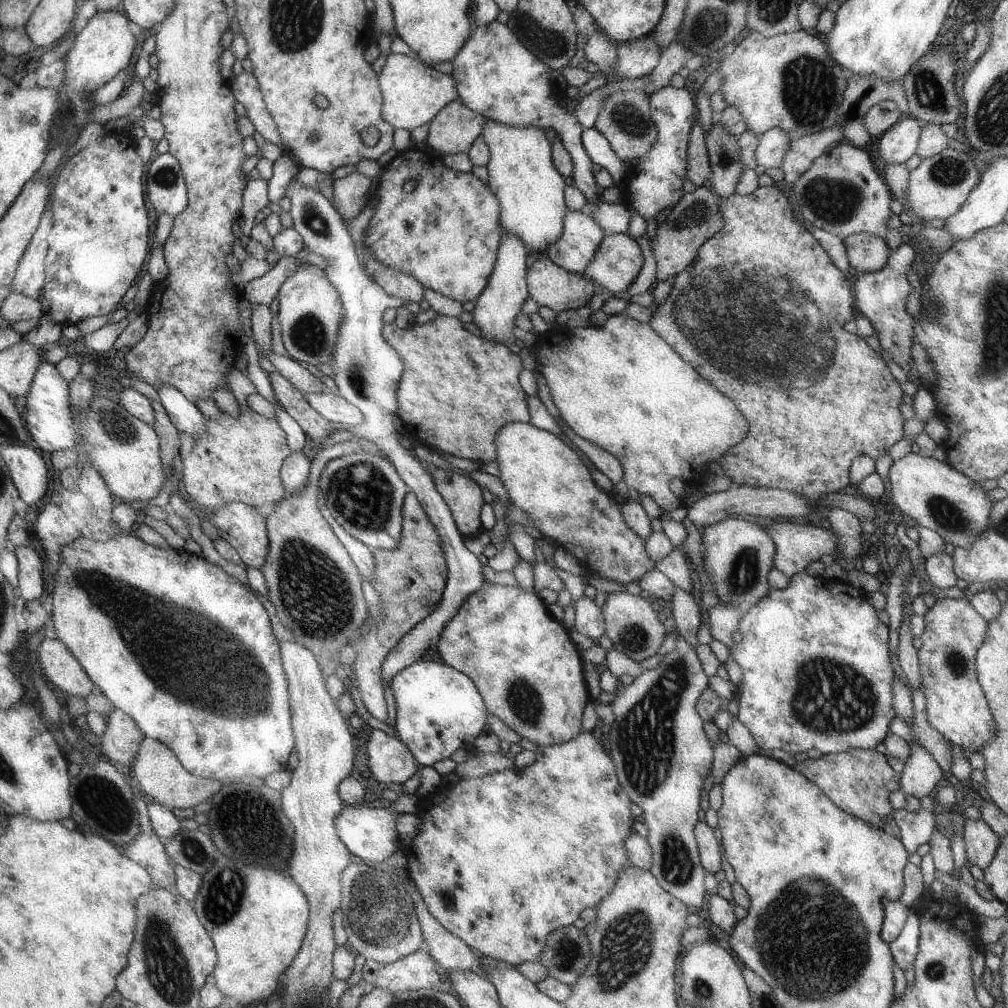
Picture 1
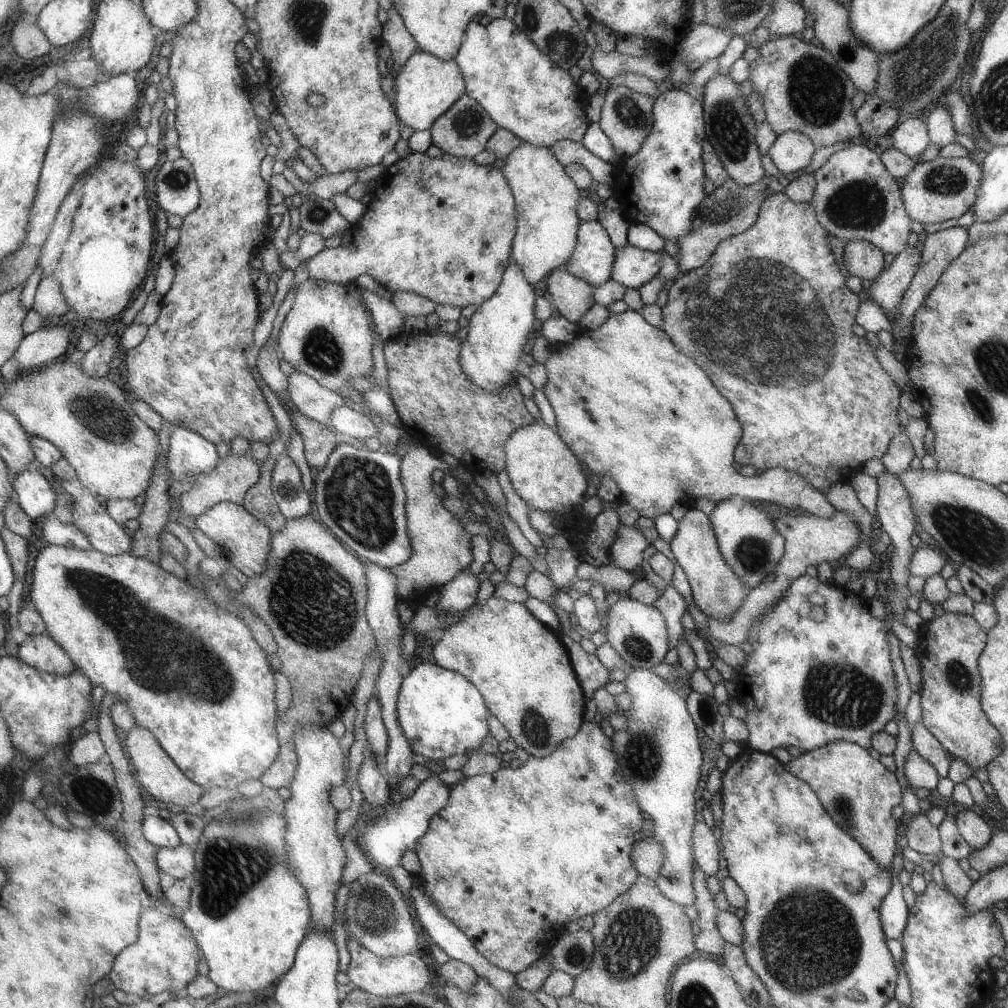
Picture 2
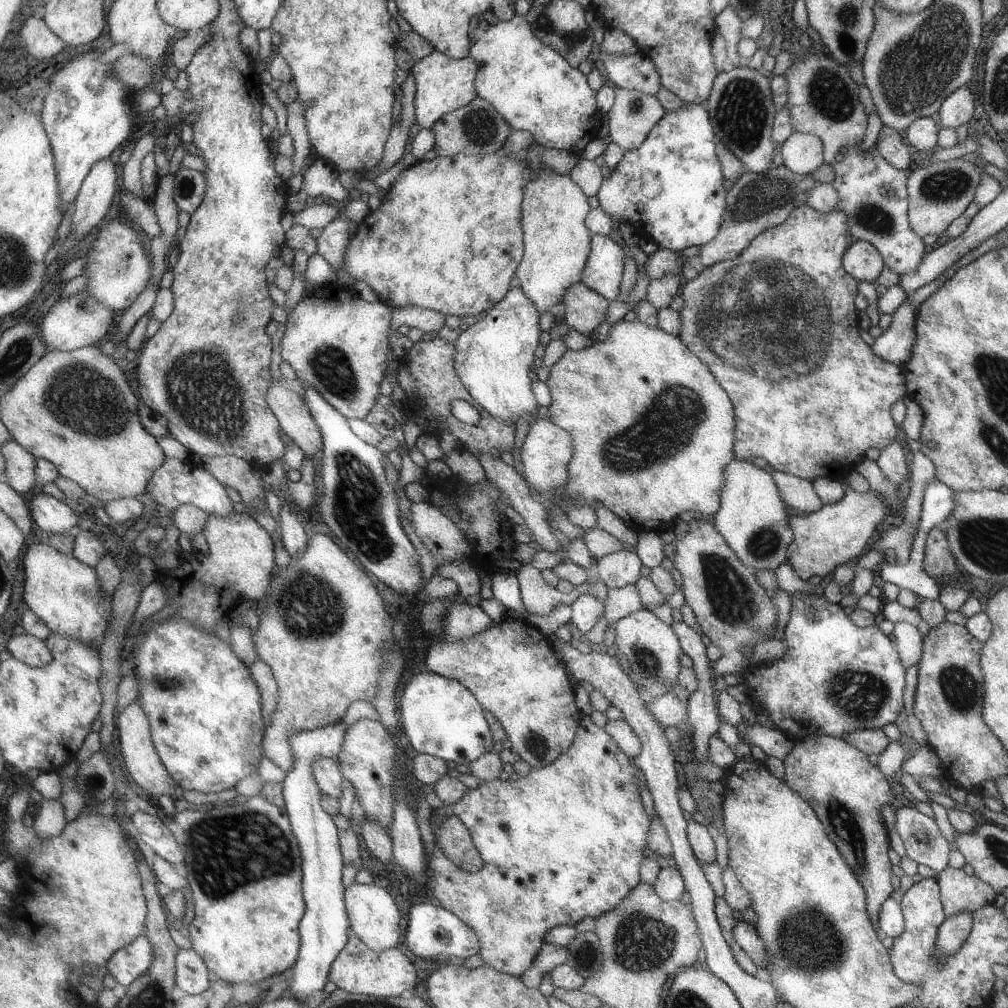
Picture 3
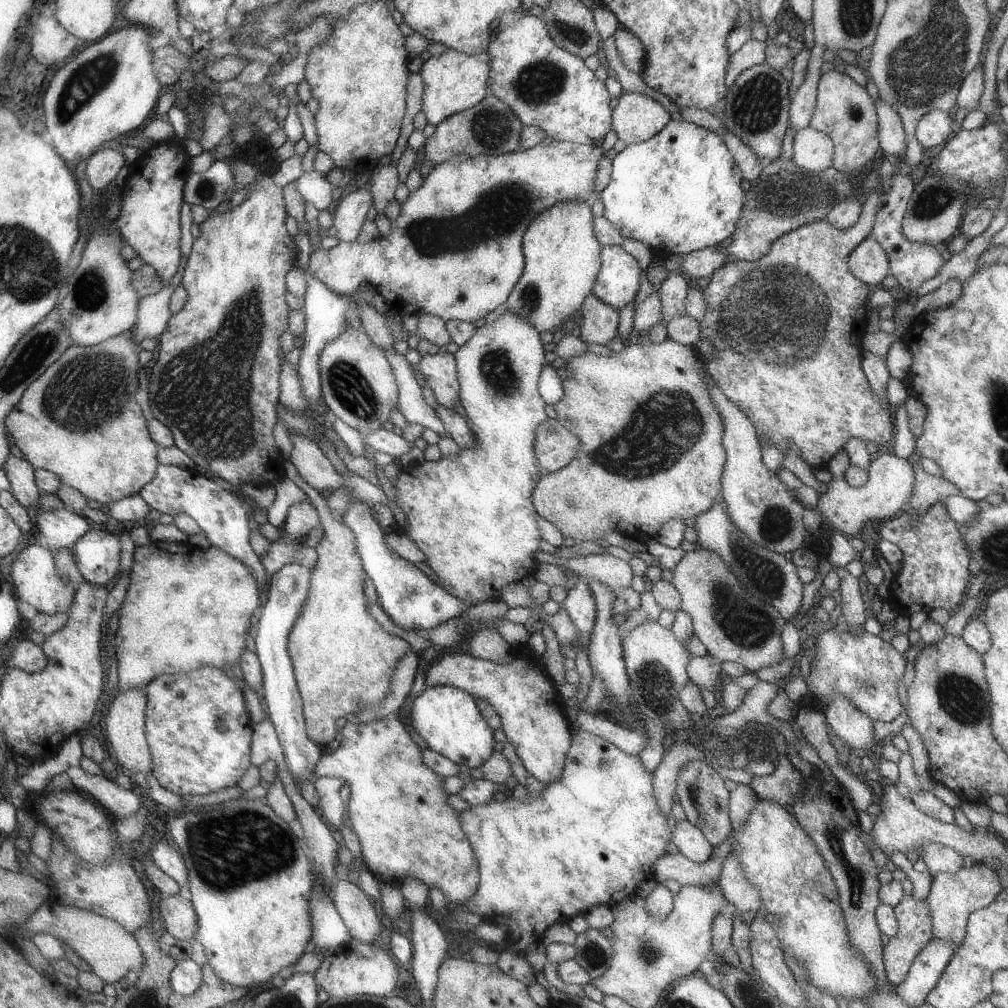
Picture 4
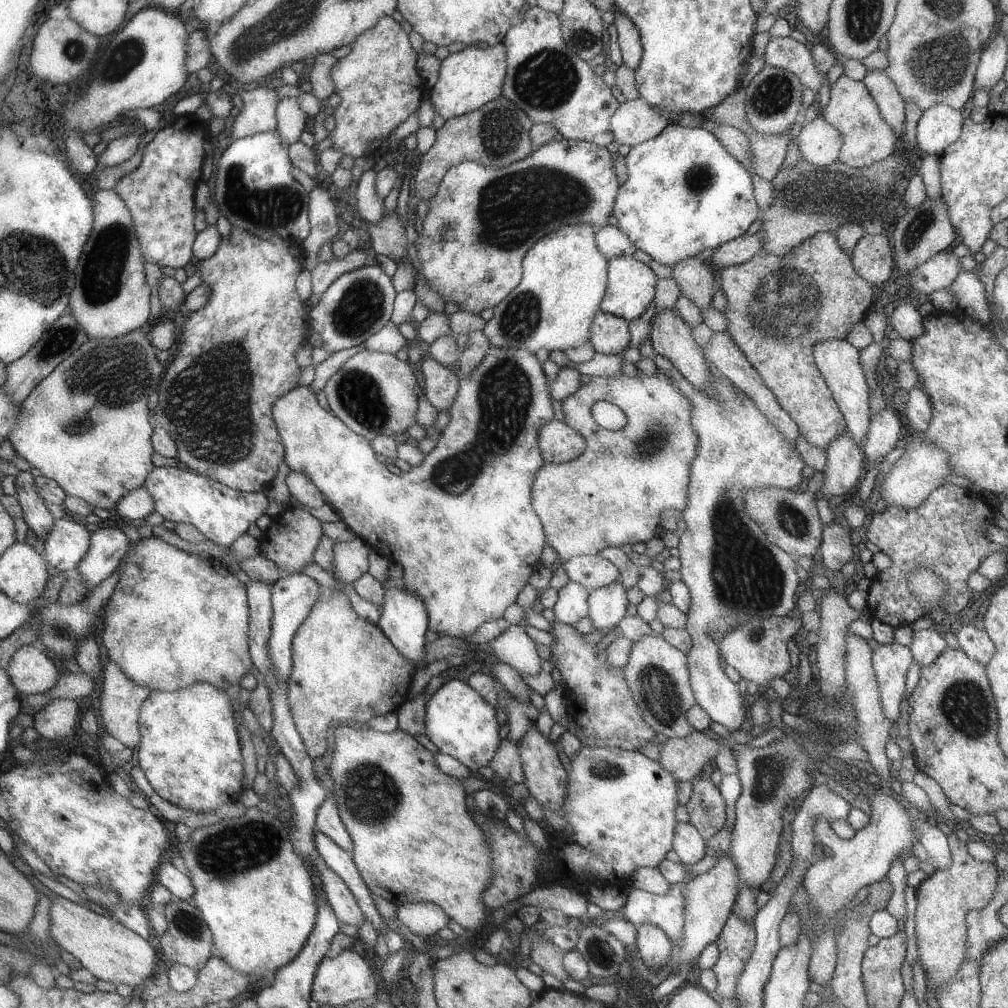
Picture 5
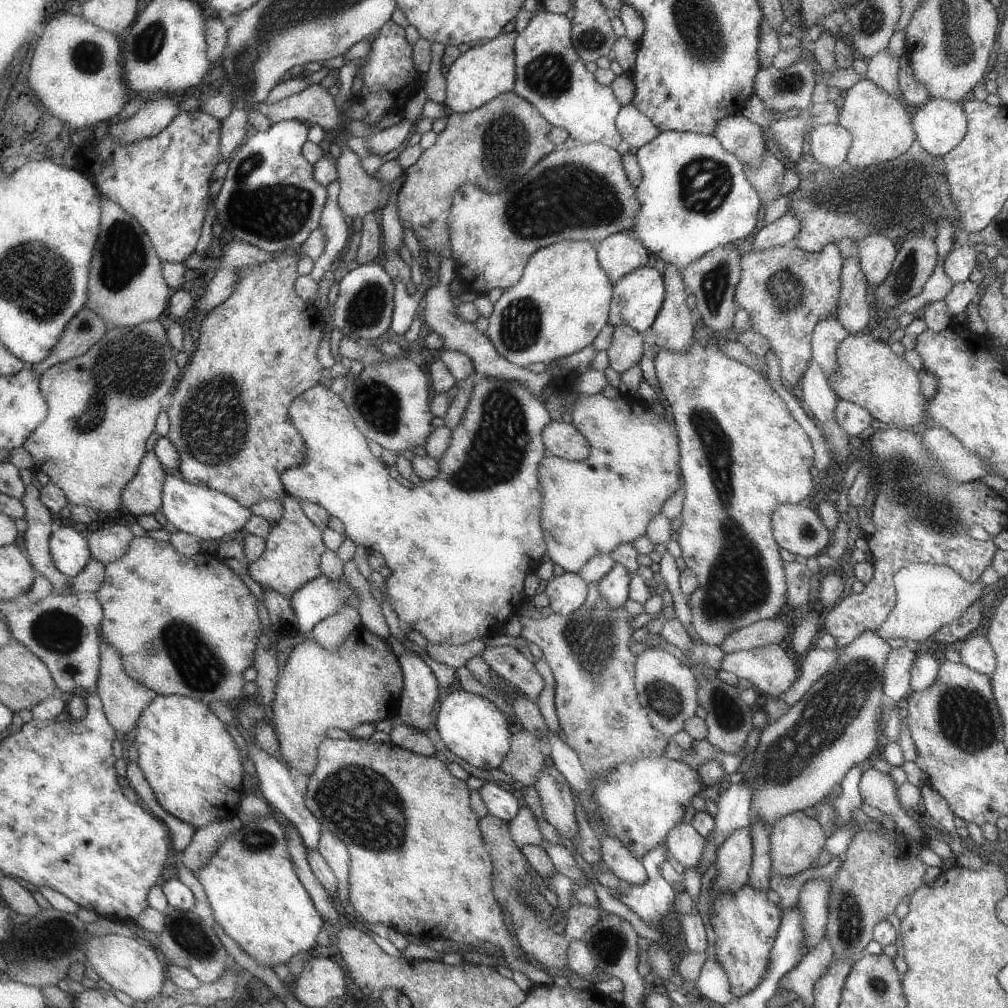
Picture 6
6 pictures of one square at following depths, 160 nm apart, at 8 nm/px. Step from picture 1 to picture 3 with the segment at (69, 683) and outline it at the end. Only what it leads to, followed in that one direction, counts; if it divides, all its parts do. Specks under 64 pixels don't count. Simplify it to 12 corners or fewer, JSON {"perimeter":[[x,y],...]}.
{"perimeter":[[29,633],[7,641],[11,656],[41,667],[54,659],[48,644]]}

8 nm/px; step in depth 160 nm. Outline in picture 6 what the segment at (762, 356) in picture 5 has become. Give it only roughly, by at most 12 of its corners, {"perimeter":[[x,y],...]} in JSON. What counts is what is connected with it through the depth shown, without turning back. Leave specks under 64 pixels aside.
{"perimeter":[[838,242],[740,256],[736,305],[779,360],[806,372],[818,320],[836,318]]}

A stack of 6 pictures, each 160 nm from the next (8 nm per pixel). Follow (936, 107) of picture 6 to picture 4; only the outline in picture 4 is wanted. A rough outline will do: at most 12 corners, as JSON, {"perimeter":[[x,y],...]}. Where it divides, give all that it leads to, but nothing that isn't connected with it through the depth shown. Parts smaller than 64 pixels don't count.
{"perimeter":[[931,110],[914,130],[923,148],[941,146],[951,132],[947,112]]}

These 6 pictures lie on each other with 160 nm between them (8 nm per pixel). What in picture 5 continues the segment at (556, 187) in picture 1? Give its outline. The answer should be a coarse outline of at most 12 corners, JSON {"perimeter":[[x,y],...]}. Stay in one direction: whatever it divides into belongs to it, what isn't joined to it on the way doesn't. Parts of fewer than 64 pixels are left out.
{"perimeter":[[563,224],[524,259],[484,327],[537,354],[587,341],[607,289],[589,224]]}

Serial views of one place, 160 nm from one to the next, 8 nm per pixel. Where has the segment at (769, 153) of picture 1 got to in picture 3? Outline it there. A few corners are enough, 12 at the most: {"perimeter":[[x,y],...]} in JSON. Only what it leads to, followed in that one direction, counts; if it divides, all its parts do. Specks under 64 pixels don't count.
{"perimeter":[[793,131],[782,163],[809,175],[824,162],[820,138]]}

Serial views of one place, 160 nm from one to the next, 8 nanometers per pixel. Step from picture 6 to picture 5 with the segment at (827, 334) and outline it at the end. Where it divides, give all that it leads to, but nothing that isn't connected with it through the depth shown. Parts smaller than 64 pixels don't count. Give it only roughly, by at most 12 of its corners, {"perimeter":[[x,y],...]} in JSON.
{"perimeter":[[845,340],[813,356],[847,436],[859,448],[870,416],[859,353]]}

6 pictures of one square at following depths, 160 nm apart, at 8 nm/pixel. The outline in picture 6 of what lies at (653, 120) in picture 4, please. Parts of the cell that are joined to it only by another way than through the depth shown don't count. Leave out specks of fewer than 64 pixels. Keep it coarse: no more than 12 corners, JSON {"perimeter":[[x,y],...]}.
{"perimeter":[[633,103],[617,114],[619,134],[637,149],[660,133]]}

